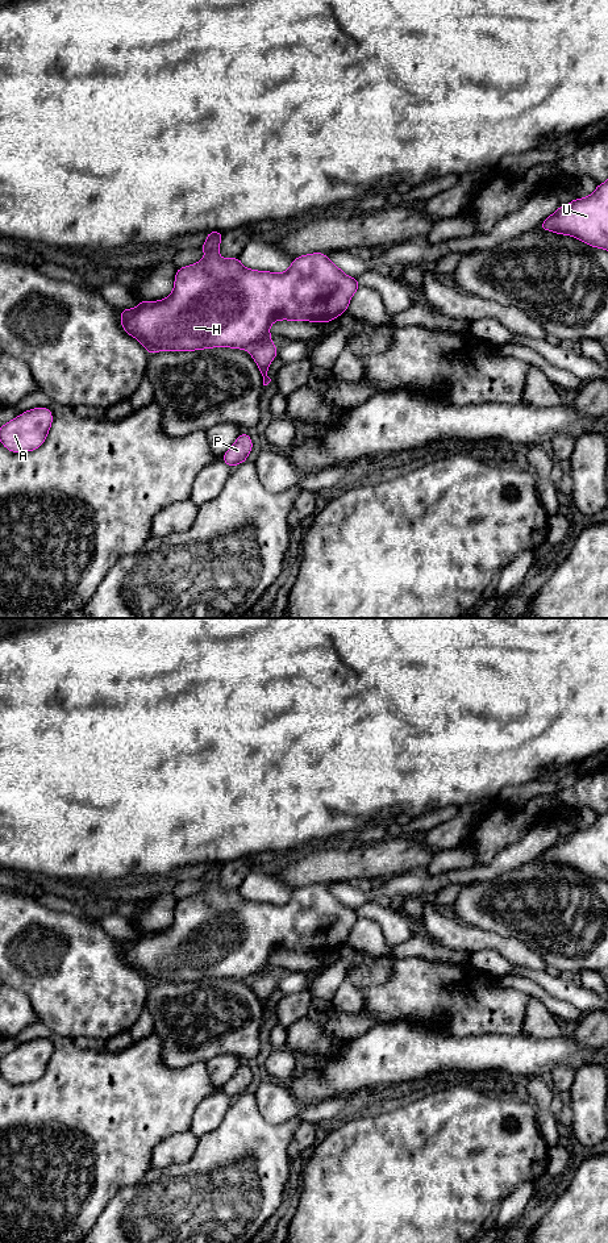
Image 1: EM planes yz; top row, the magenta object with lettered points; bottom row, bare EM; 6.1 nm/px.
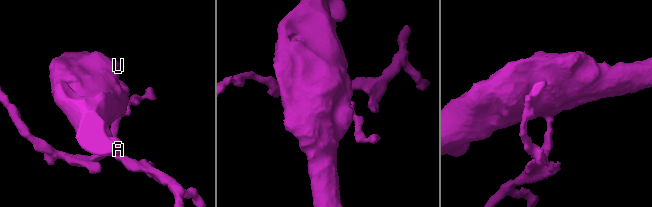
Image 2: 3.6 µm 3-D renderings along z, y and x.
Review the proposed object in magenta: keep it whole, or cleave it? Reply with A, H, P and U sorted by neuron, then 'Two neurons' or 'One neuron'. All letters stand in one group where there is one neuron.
Groups: A H U / P. Two neurons

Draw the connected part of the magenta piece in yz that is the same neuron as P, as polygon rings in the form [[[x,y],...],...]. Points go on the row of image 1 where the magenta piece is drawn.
[[[242,433],[238,435],[234,445],[225,452],[225,455],[221,459],[230,467],[234,467],[247,459],[247,455],[251,451],[251,449],[251,438],[246,433]]]

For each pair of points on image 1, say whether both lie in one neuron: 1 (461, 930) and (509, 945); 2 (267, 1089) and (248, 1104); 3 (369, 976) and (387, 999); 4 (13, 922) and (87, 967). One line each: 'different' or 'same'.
1: same
2: different
3: different
4: same

